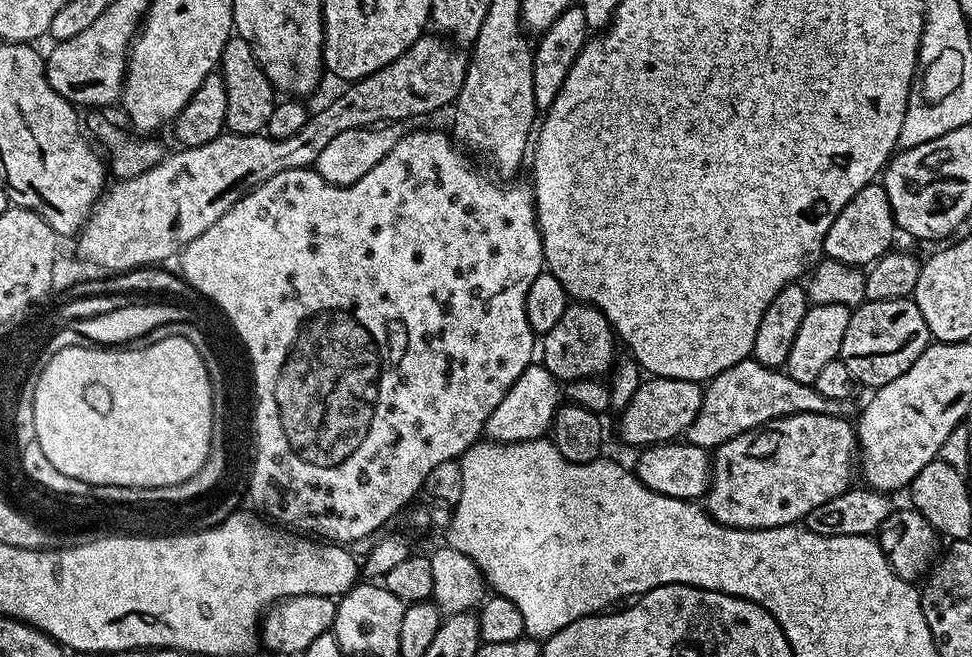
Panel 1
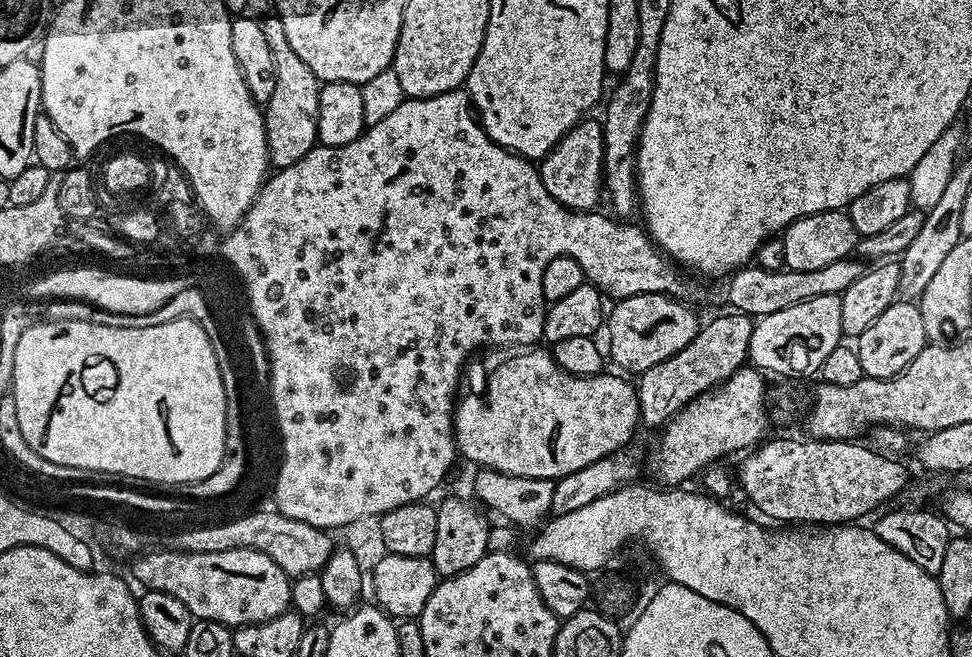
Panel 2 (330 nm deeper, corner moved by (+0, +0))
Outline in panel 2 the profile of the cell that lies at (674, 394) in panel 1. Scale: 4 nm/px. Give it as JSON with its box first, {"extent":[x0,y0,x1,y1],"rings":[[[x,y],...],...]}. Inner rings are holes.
{"extent":[454,346,641,480],"rings":[[[544,346],[520,350],[517,356],[504,360],[492,372],[481,396],[468,396],[454,408],[456,446],[461,457],[480,468],[502,474],[560,480],[574,470],[582,470],[594,462],[627,449],[636,427],[641,427],[640,393],[637,385],[623,375],[575,376],[563,372],[551,351]]]}

